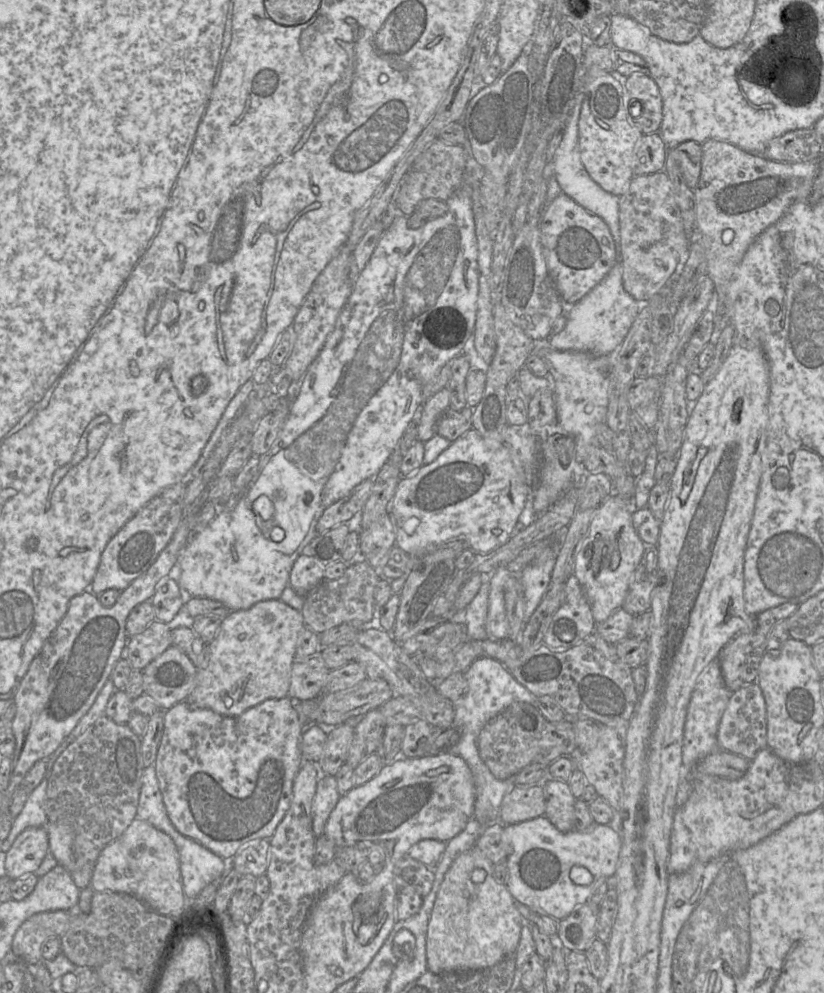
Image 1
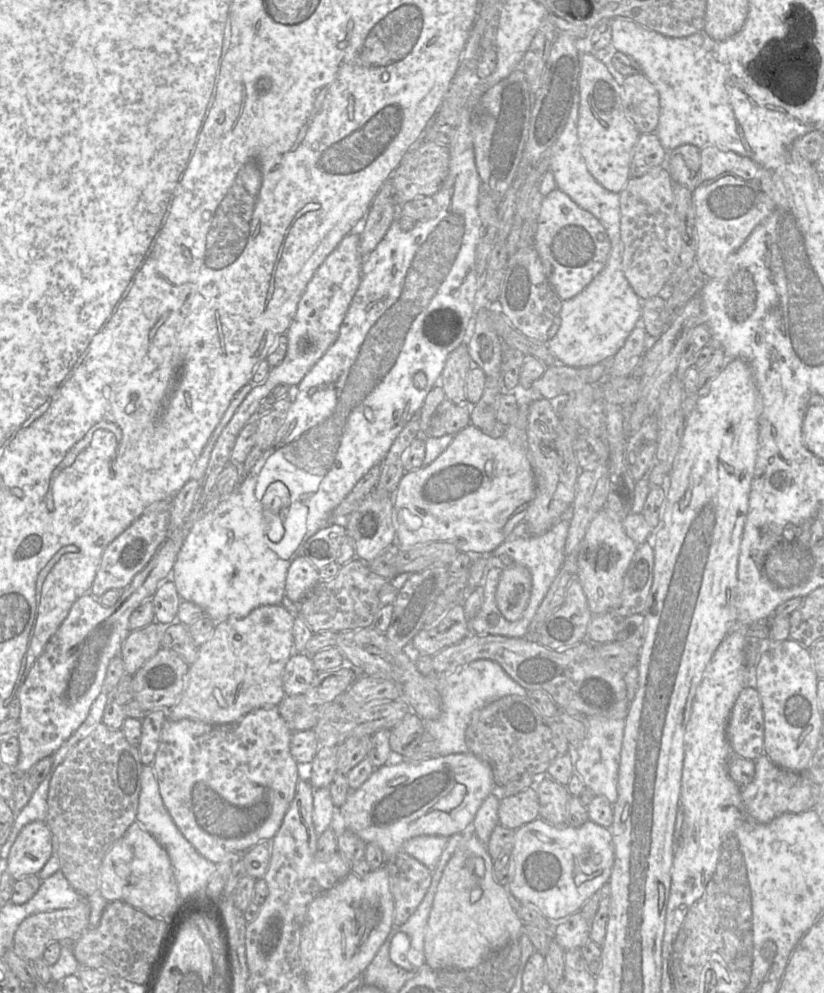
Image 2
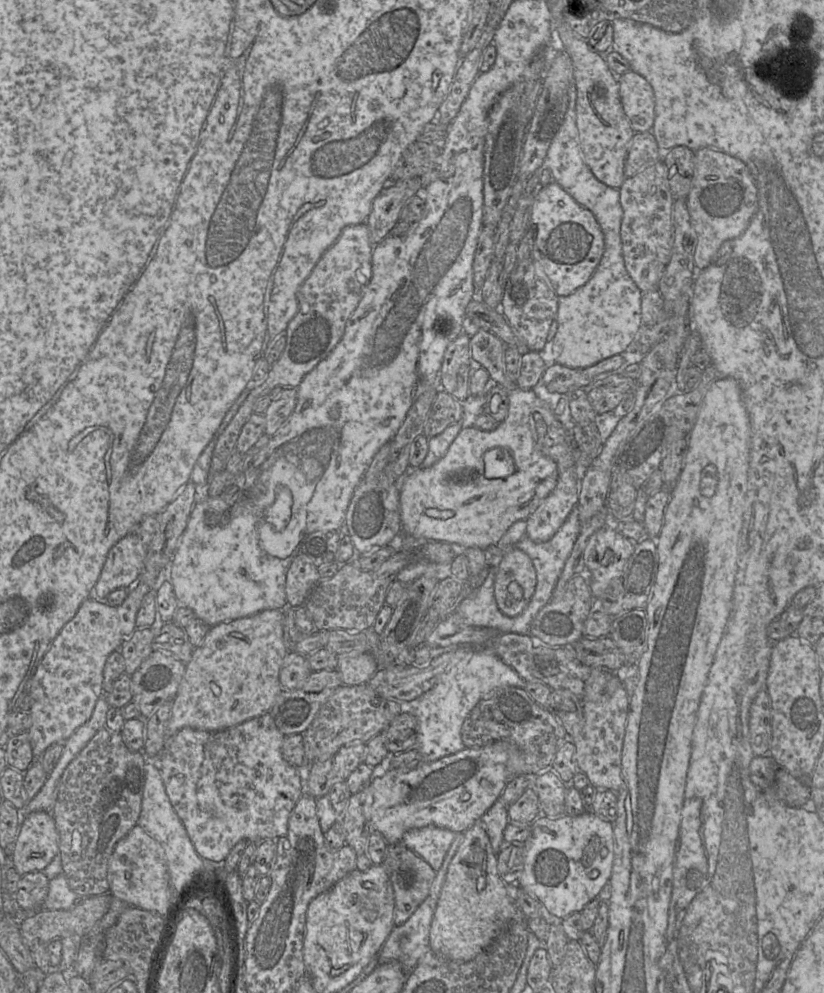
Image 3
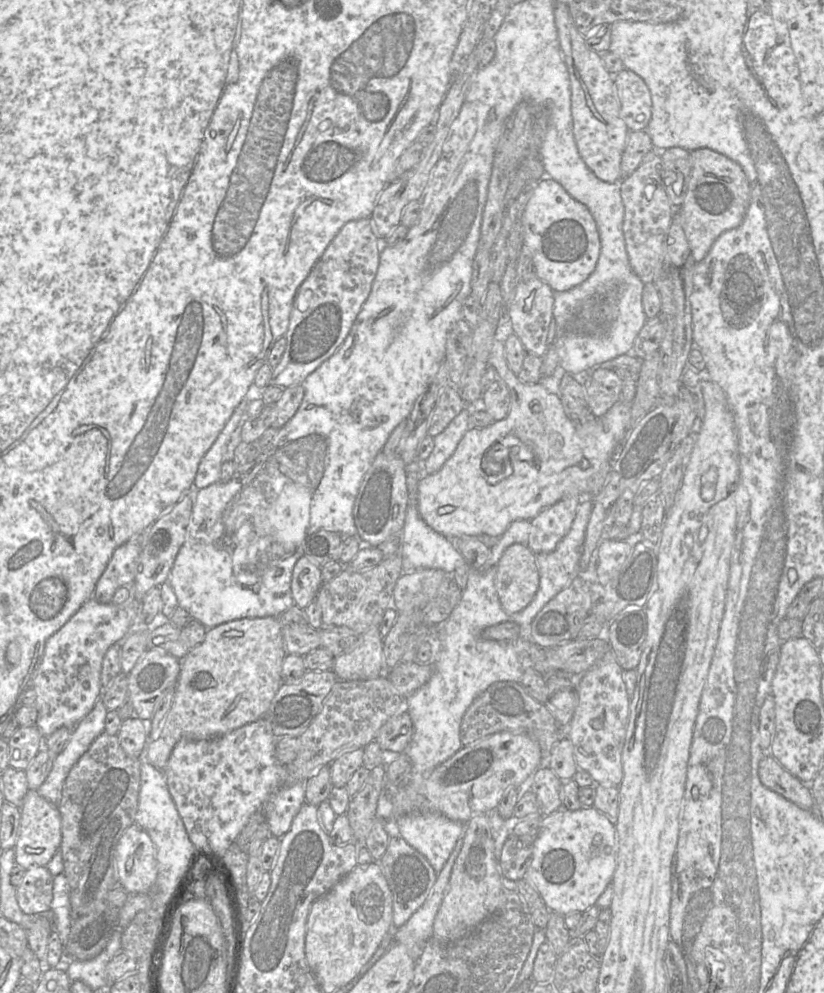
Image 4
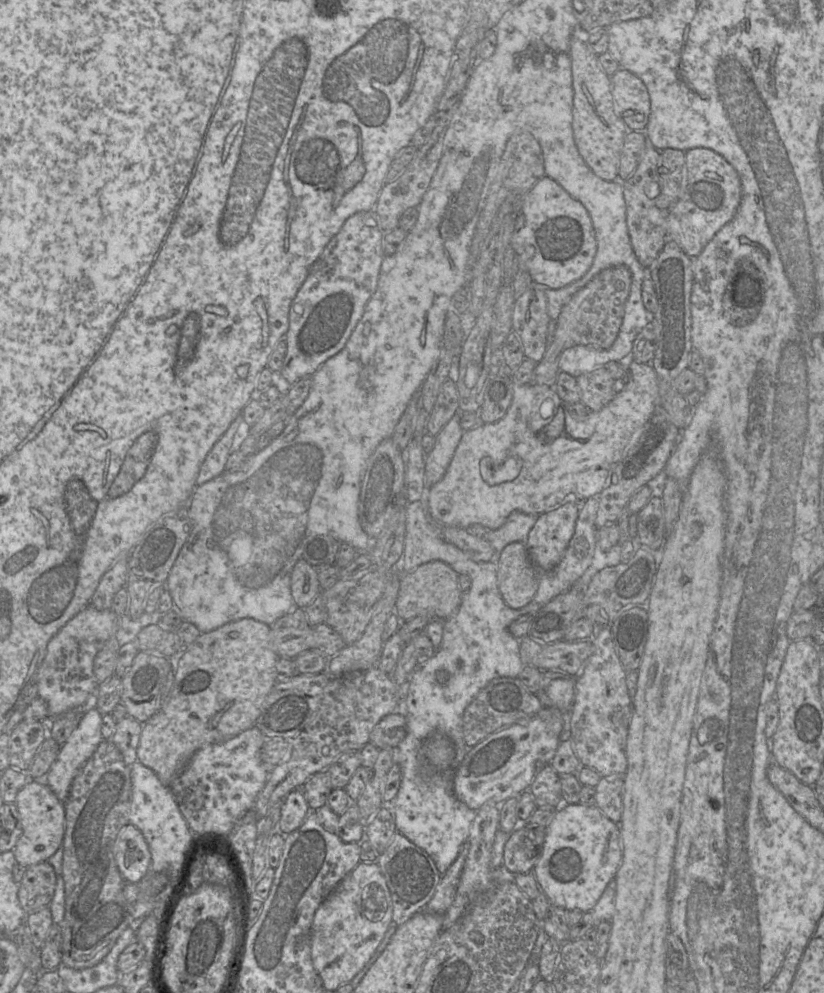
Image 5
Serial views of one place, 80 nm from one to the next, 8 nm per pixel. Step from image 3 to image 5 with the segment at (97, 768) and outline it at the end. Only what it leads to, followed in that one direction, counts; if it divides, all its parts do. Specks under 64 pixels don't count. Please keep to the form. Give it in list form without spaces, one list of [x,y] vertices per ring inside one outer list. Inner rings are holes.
[[[104,739],[92,757],[73,779],[69,796],[64,802],[66,828],[62,842],[62,877],[65,885],[65,916],[61,922],[62,964],[73,969],[97,965],[113,948],[121,933],[139,921],[132,918],[132,904],[123,896],[124,879],[115,861],[115,843],[121,829],[130,824],[132,802],[131,766],[127,765],[120,750],[109,739]]]

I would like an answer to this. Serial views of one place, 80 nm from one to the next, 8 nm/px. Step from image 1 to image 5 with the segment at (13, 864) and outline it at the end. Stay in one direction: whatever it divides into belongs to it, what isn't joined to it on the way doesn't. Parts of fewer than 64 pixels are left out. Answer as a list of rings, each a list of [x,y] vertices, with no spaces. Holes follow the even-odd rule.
[[[29,779],[17,794],[16,806],[20,814],[22,829],[21,835],[13,850],[16,863],[30,867],[48,861],[61,847],[63,842],[66,828],[64,803],[44,783],[44,779]]]

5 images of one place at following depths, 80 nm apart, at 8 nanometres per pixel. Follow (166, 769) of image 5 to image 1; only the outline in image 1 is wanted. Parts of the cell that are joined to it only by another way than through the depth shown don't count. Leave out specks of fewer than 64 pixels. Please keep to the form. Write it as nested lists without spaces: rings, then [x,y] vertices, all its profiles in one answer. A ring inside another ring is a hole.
[[[281,599],[264,600],[246,610],[231,611],[209,644],[208,665],[198,670],[194,688],[185,701],[220,715],[239,716],[265,700],[288,697],[297,641],[305,626],[302,612]]]

